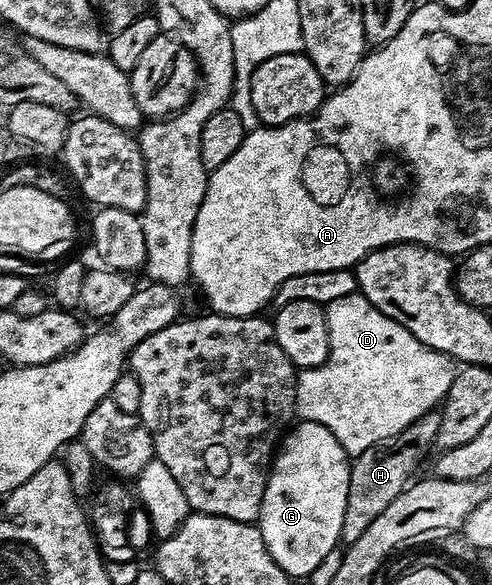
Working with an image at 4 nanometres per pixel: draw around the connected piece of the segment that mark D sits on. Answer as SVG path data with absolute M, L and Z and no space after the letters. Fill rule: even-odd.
M356 293L349 297L337 297L337 301L326 304L325 310L327 313L327 328L329 329L329 353L327 354L327 359L319 367L300 370L295 380L295 410L300 420L325 425L325 429L329 429L329 433L333 433L333 437L337 437L337 441L341 441L343 448L348 453L351 453L356 450L355 439L367 439L370 437L371 431L382 429L383 411L426 413L446 400L447 391L453 385L457 374L455 360L449 358L445 353L429 349L424 343L417 341L417 337L413 337L413 333L409 333L409 329L405 329L405 325L397 325L397 321L393 321L393 317L385 317L385 313L378 311L364 295Z

